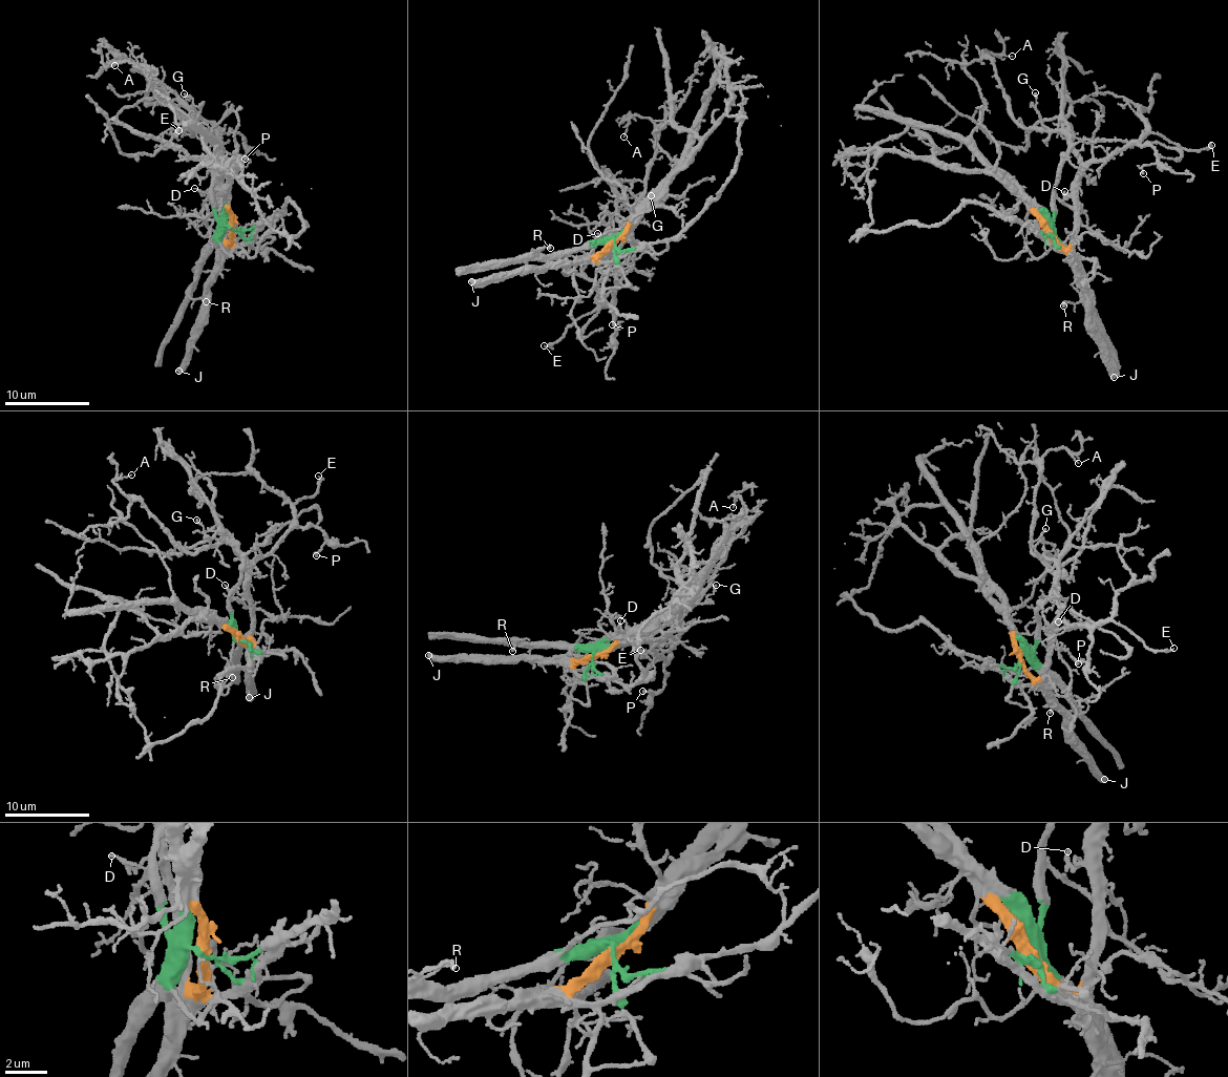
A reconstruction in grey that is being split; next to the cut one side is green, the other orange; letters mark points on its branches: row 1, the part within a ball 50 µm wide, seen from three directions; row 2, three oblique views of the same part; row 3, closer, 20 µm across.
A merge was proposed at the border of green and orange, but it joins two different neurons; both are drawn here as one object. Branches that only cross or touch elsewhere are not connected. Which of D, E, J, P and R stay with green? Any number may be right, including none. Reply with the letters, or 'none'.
R

